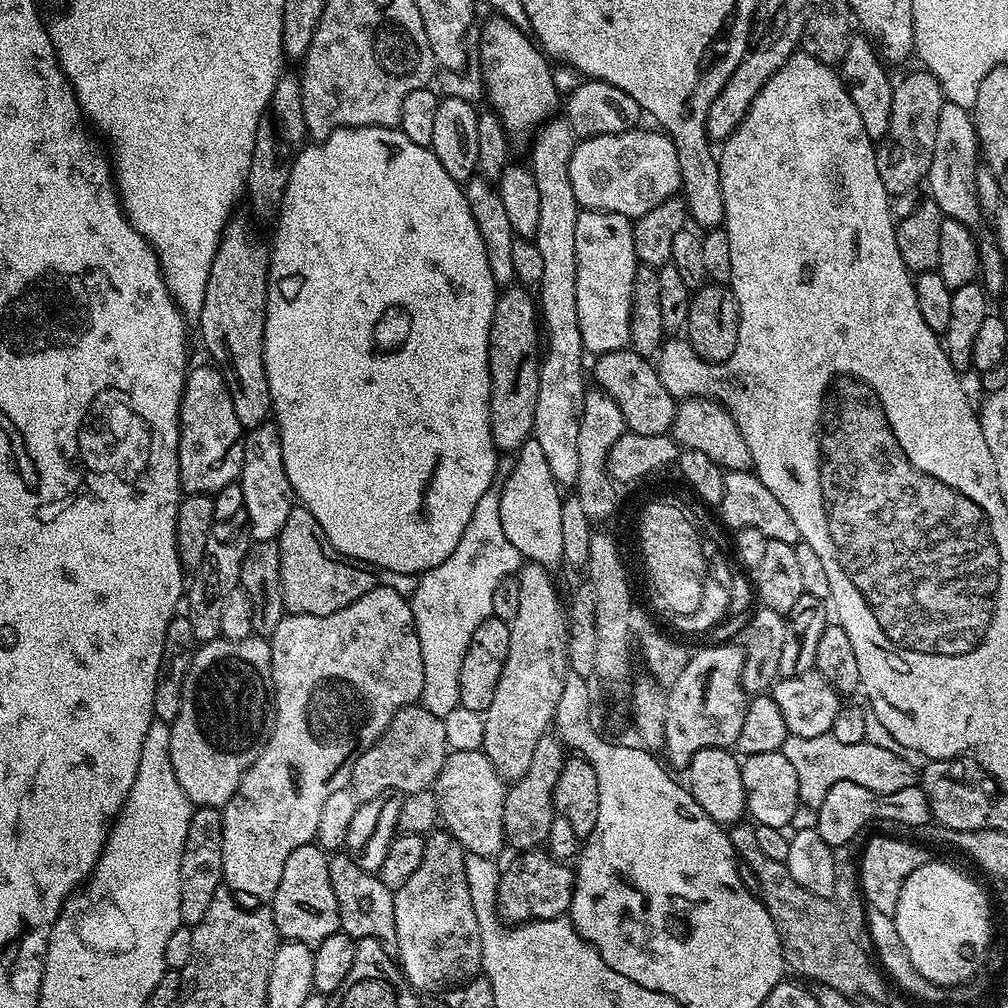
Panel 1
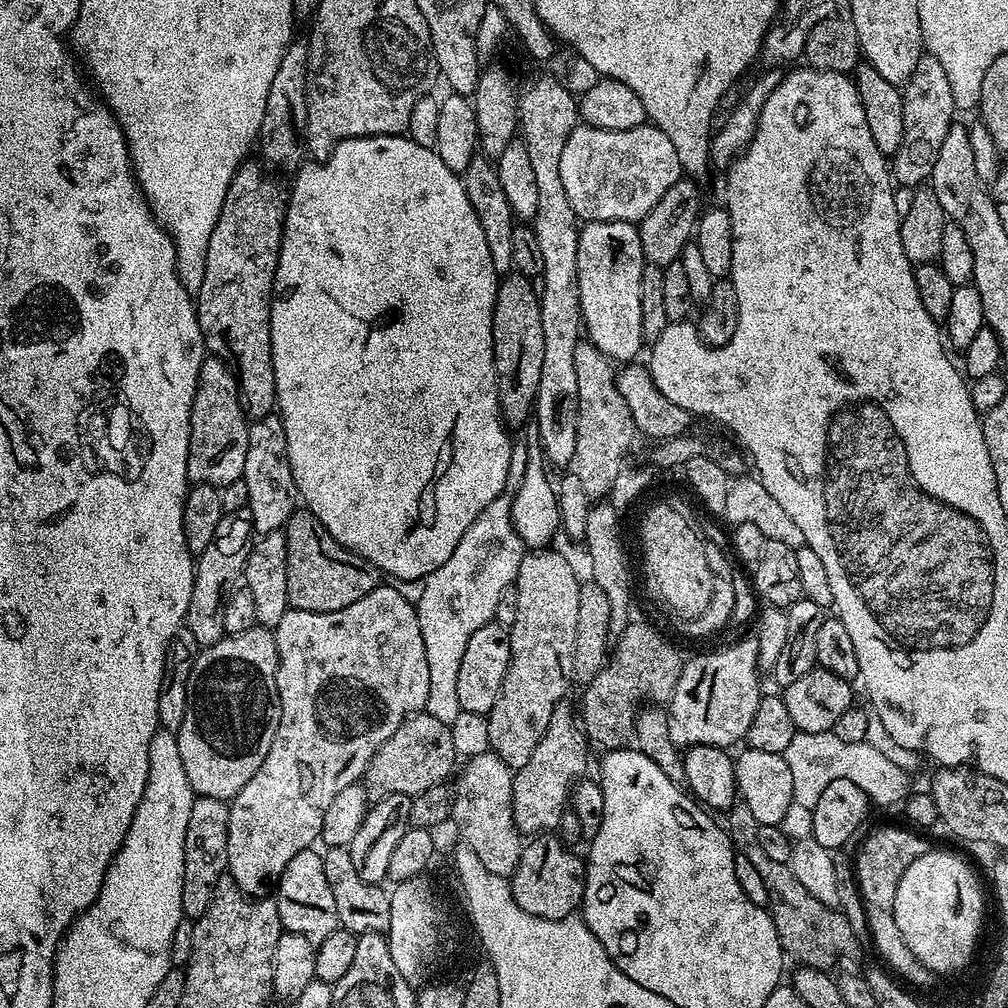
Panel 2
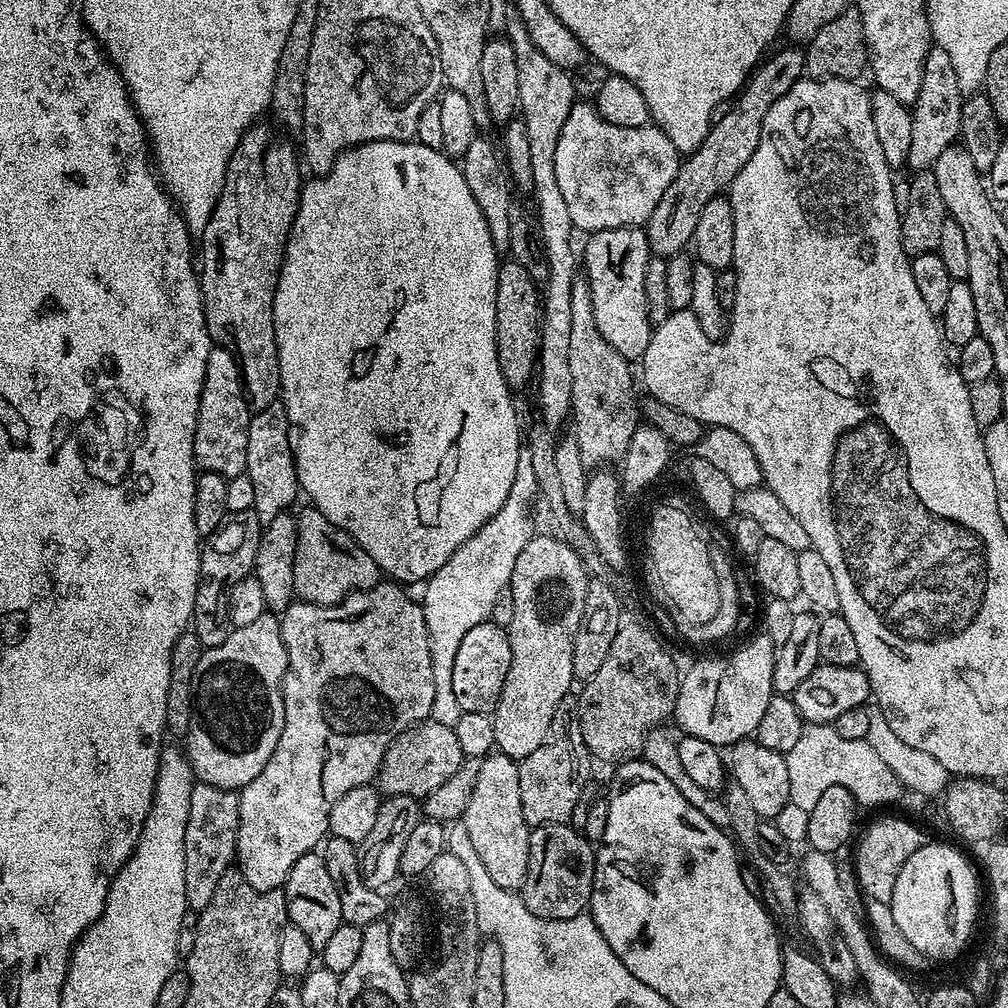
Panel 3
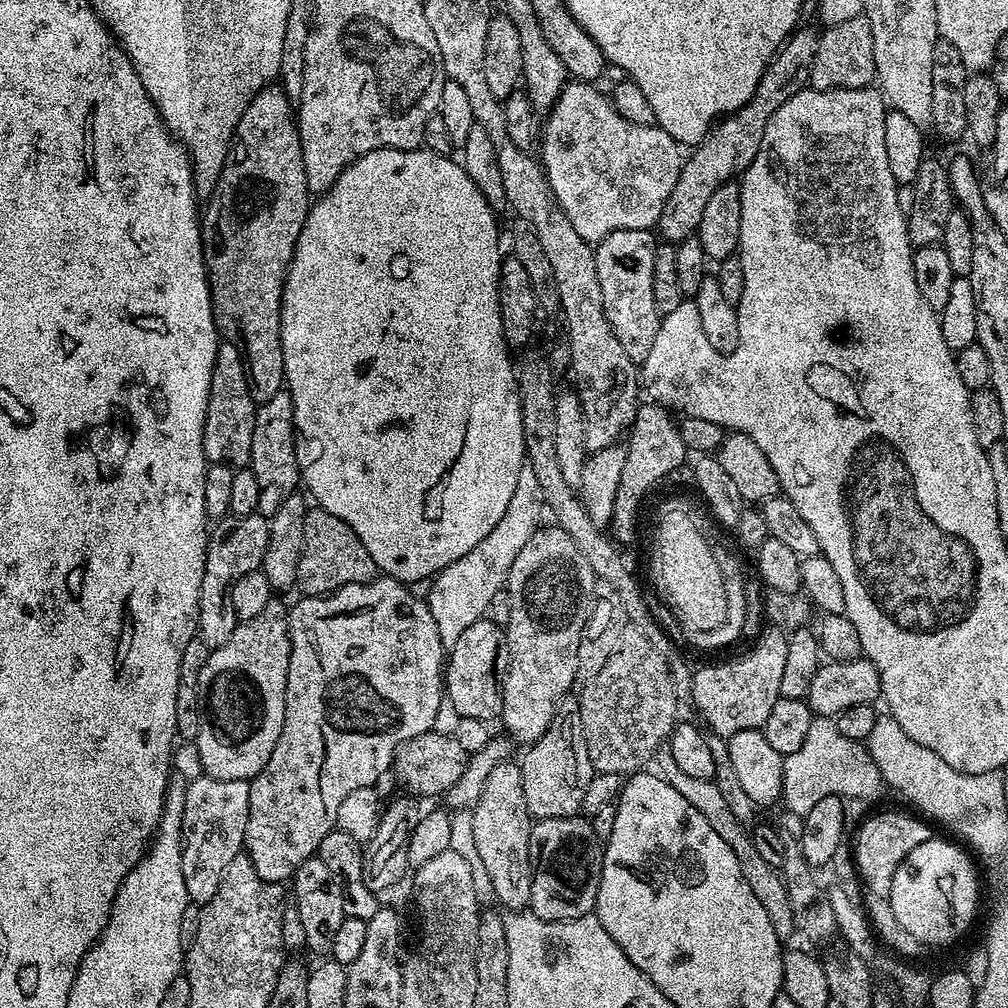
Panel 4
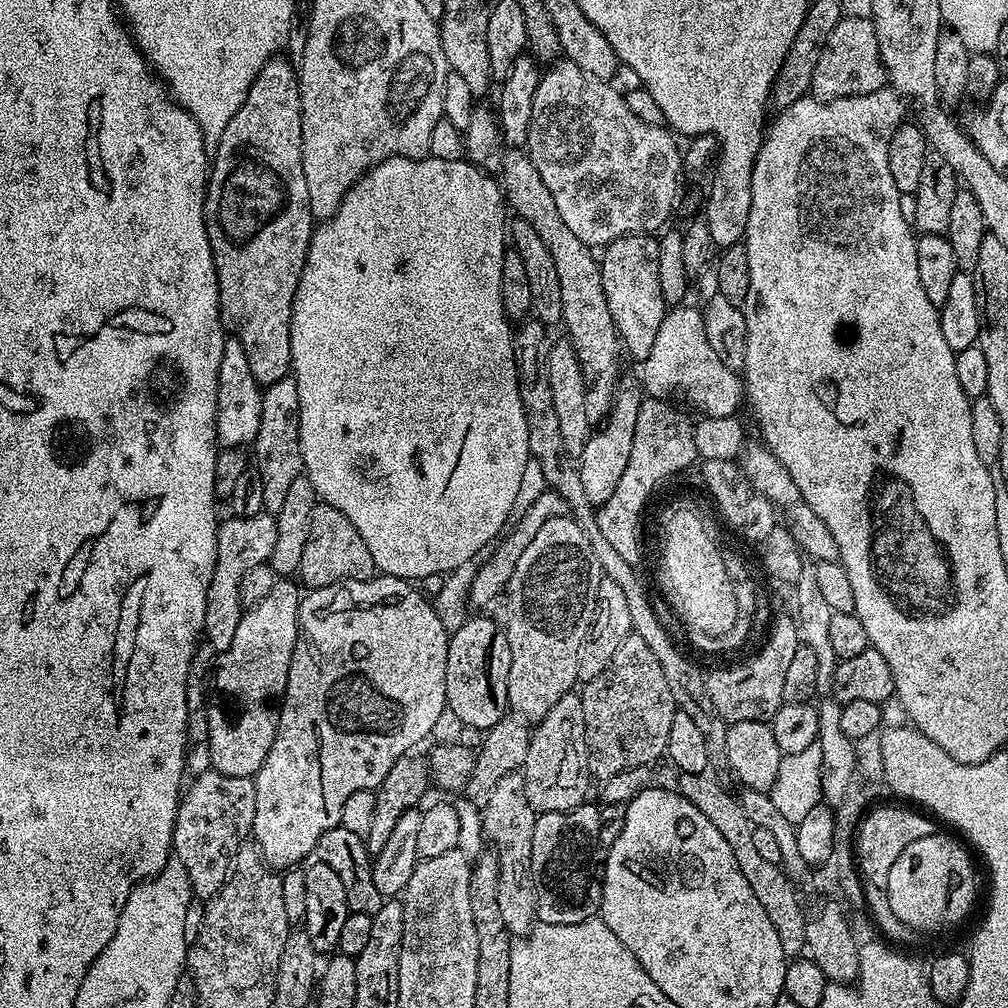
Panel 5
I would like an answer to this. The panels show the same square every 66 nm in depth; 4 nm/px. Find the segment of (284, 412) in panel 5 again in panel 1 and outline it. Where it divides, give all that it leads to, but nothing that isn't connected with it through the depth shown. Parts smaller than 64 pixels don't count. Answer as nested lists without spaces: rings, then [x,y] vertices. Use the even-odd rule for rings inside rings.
[[[265,422],[257,428],[247,429],[238,482],[242,486],[243,511],[248,515],[249,537],[253,541],[276,540],[294,507],[294,493],[290,478],[286,478],[286,466],[282,462],[282,438],[275,423]]]

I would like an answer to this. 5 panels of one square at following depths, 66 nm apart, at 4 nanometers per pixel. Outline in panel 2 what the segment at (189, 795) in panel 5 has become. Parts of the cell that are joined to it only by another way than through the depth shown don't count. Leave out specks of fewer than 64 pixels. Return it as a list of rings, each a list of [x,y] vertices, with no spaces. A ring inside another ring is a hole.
[[[196,796],[194,806],[190,806],[190,823],[186,825],[184,843],[184,873],[182,874],[182,910],[187,919],[195,922],[210,906],[214,898],[214,886],[218,878],[226,874],[226,838],[230,826],[228,804],[218,798]]]

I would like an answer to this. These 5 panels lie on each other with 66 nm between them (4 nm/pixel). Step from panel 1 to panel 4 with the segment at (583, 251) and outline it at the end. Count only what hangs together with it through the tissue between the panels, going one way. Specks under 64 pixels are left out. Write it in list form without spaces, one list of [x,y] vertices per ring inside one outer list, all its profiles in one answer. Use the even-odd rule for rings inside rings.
[[[647,228],[614,230],[594,248],[606,318],[626,354],[635,362],[643,362],[650,354],[661,318],[654,302],[654,254],[658,240],[652,235]]]

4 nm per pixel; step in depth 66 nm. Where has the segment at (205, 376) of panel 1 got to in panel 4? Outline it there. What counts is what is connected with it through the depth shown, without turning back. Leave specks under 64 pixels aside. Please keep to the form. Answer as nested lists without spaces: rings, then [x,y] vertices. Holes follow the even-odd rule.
[[[221,342],[214,358],[214,370],[210,378],[210,398],[206,410],[206,422],[202,434],[204,459],[209,464],[244,466],[250,458],[250,442],[254,442],[254,418],[256,403],[248,385],[248,369],[244,355],[233,344]]]

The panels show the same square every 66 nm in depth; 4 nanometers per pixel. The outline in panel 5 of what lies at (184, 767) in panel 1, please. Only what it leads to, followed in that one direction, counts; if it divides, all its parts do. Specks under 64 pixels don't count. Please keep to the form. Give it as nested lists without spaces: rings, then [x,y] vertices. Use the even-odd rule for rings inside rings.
[[[278,578],[262,602],[240,613],[234,642],[219,653],[206,681],[208,743],[211,767],[222,774],[255,777],[274,746],[278,705],[286,690],[286,678],[298,638],[298,610],[302,588],[295,579]]]

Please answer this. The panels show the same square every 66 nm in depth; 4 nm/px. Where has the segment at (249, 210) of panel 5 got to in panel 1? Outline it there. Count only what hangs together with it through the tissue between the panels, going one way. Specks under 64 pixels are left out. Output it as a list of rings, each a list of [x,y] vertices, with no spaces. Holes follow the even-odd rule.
[[[233,218],[229,220],[224,233],[220,236],[220,248],[214,254],[214,266],[210,266],[210,278],[206,281],[206,298],[202,298],[202,310],[198,317],[200,336],[204,339],[204,348],[209,352],[211,363],[220,369],[226,378],[226,386],[230,390],[230,398],[234,402],[234,414],[238,414],[238,422],[245,428],[257,428],[272,416],[272,399],[270,398],[270,382],[266,382],[266,366],[264,365],[264,323],[266,322],[266,294],[268,293],[268,254],[267,243],[260,241],[260,236],[244,220]]]

